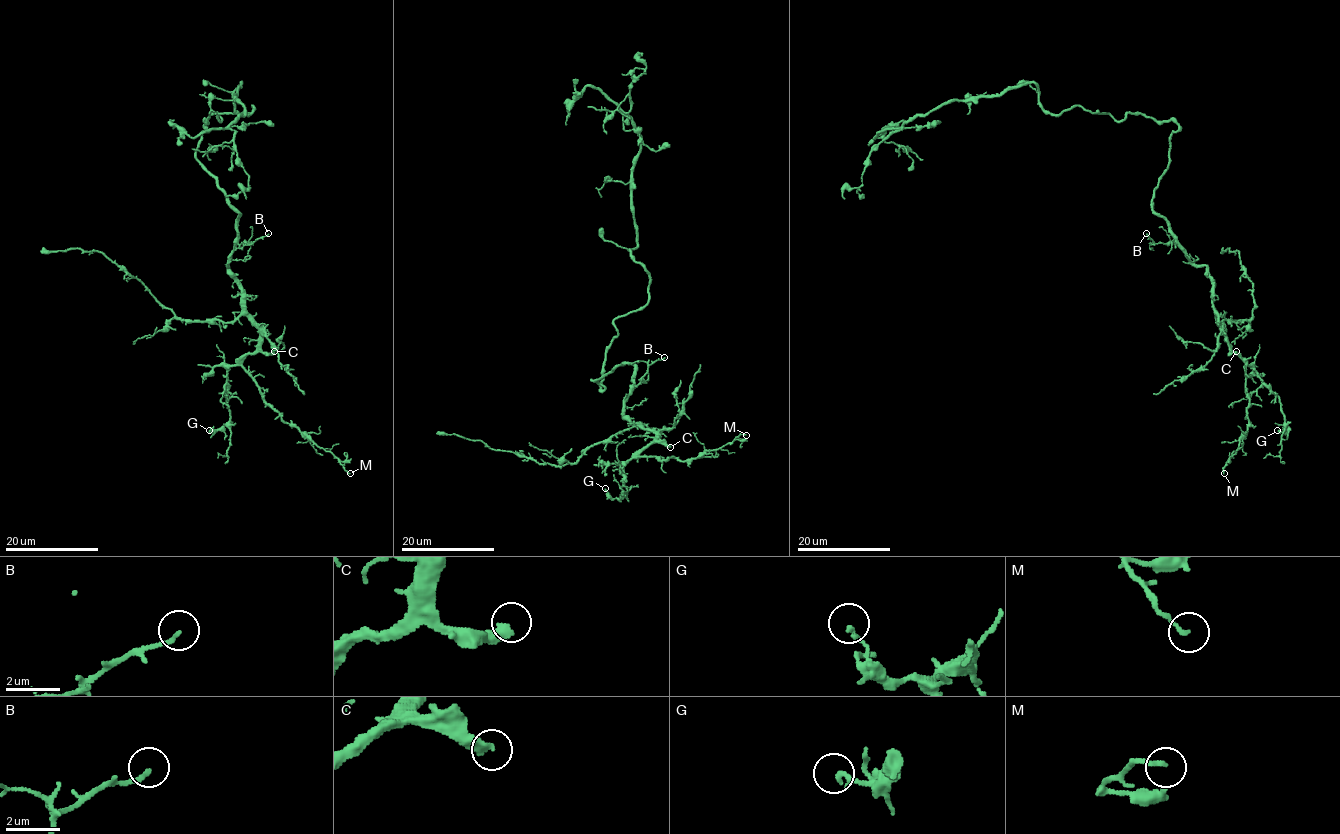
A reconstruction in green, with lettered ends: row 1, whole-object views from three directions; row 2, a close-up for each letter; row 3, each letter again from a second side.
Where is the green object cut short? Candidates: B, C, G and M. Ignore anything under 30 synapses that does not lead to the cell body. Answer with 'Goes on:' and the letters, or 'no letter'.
Goes on: C

